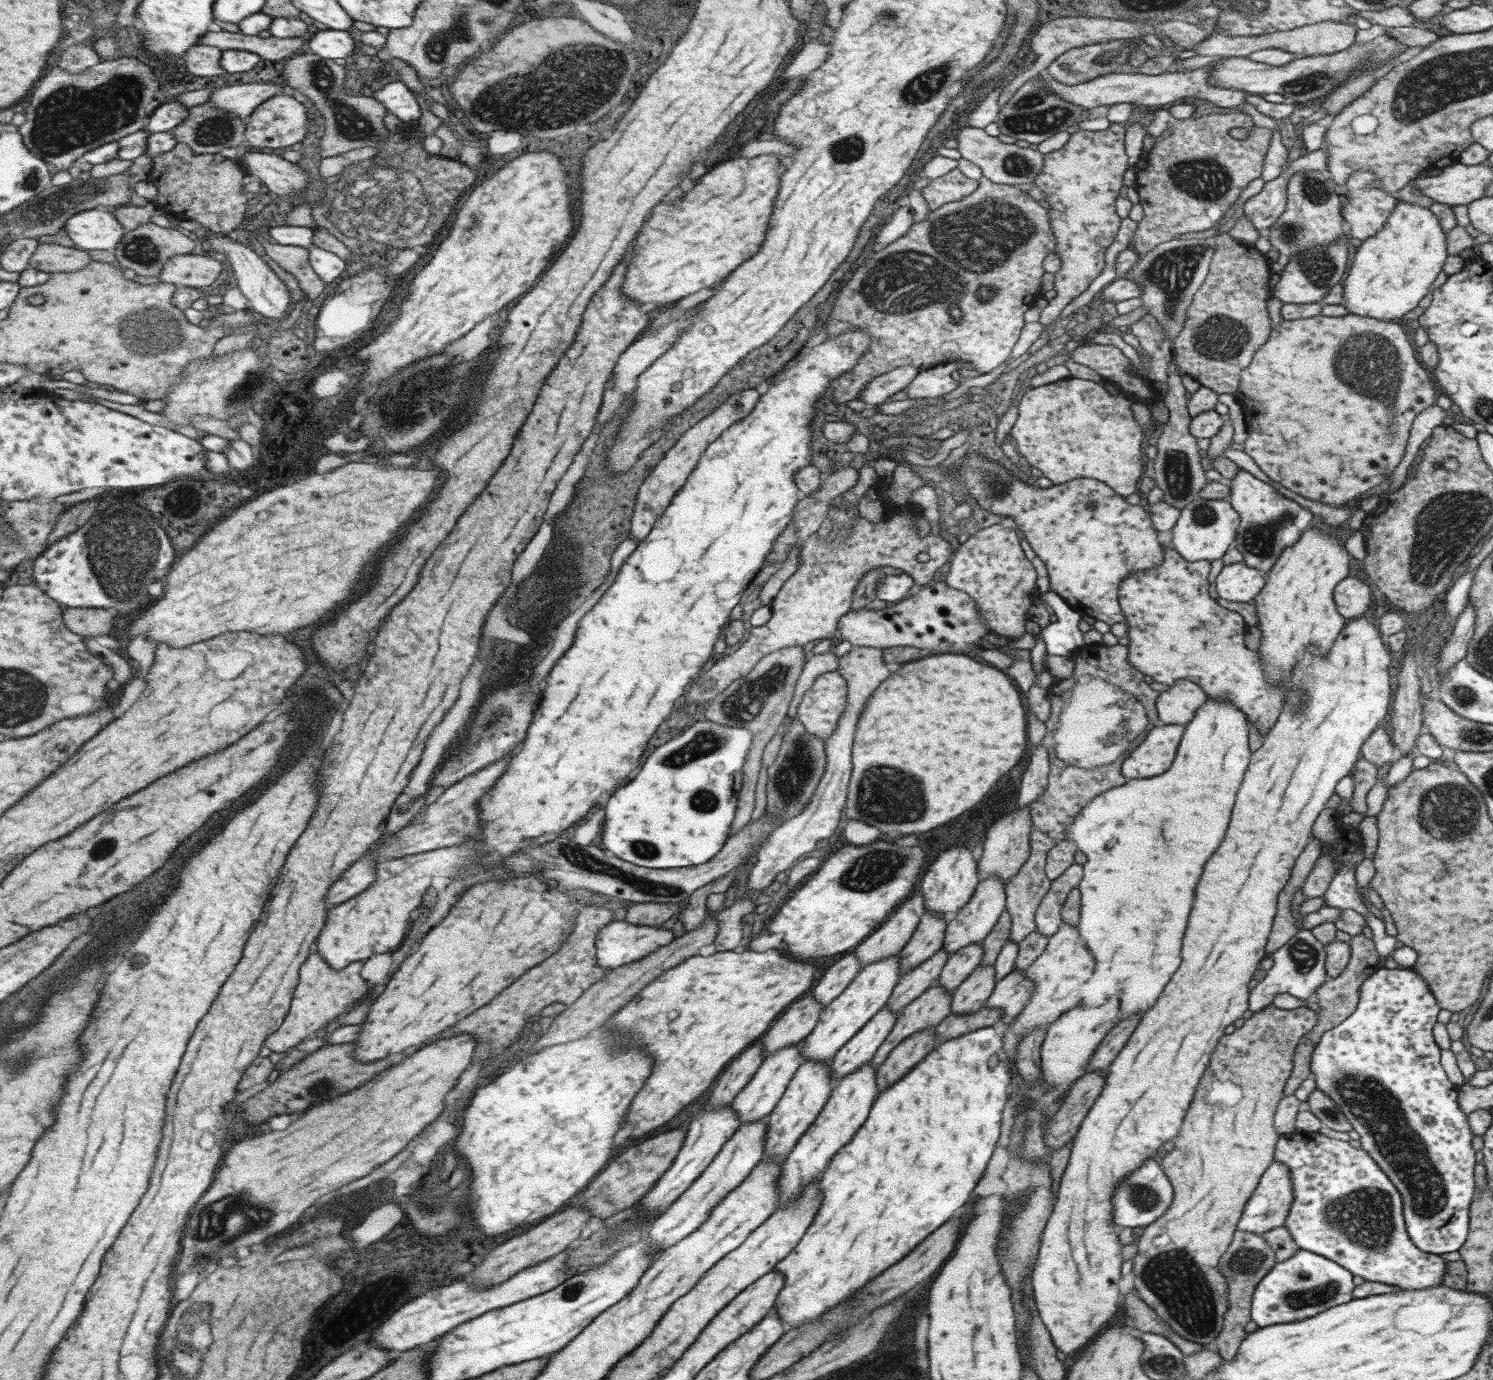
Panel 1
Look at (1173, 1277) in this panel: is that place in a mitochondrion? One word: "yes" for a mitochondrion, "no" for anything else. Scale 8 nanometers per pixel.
yes

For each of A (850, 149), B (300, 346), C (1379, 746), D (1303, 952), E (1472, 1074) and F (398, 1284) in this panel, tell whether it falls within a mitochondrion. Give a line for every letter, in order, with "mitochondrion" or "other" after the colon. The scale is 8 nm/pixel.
A: mitochondrion
B: other
C: other
D: mitochondrion
E: other
F: other

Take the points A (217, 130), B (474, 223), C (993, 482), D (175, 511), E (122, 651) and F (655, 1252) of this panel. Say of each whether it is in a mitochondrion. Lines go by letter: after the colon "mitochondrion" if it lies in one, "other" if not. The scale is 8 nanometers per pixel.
A: mitochondrion
B: mitochondrion
C: mitochondrion
D: mitochondrion
E: other
F: other

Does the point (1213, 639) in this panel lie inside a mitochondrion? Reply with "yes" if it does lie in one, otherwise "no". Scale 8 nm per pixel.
yes

